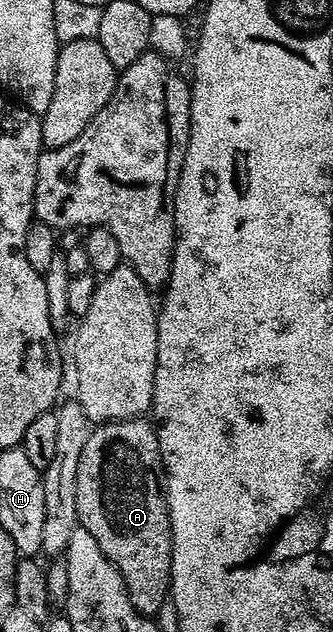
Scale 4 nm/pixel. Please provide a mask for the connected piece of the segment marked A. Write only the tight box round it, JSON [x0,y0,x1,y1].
[77,416,171,616]

